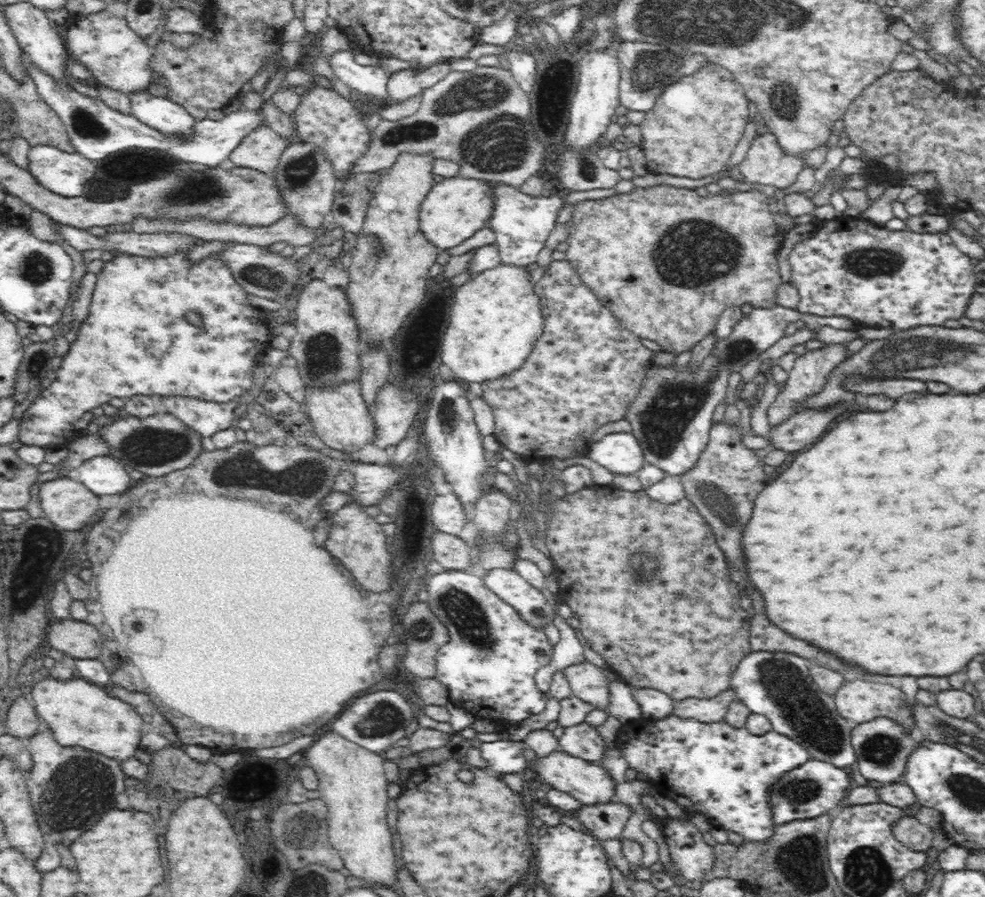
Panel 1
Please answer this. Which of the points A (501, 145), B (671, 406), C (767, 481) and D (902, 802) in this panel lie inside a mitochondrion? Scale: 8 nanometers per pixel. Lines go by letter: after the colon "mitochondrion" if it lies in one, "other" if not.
A: mitochondrion
B: mitochondrion
C: other
D: other

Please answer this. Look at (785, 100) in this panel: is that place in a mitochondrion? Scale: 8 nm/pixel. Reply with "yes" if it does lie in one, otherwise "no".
yes

